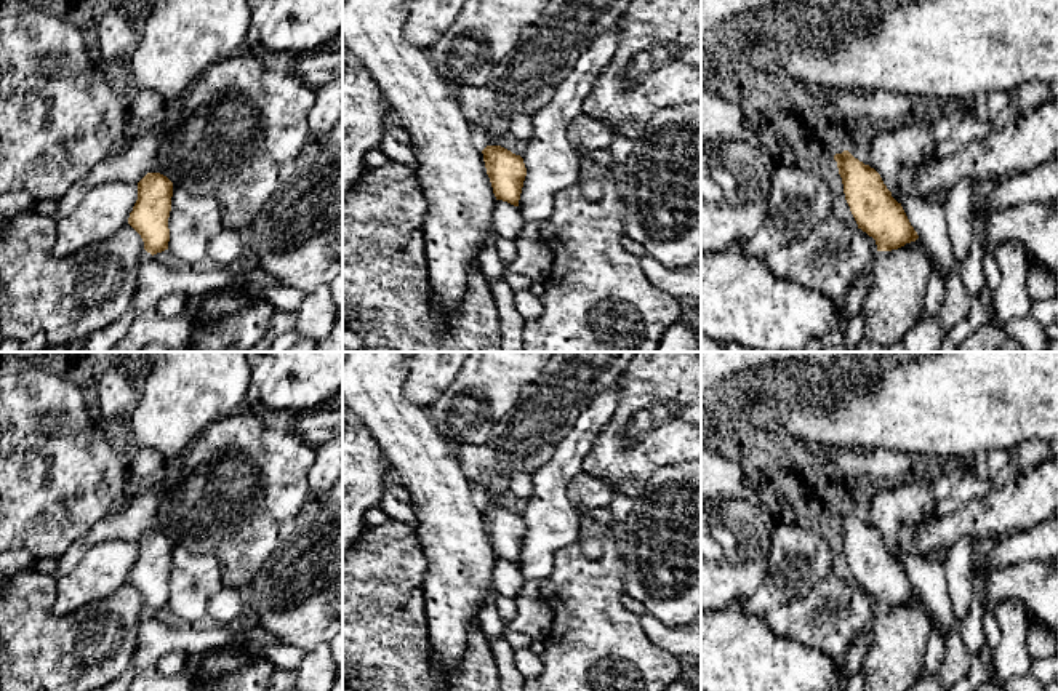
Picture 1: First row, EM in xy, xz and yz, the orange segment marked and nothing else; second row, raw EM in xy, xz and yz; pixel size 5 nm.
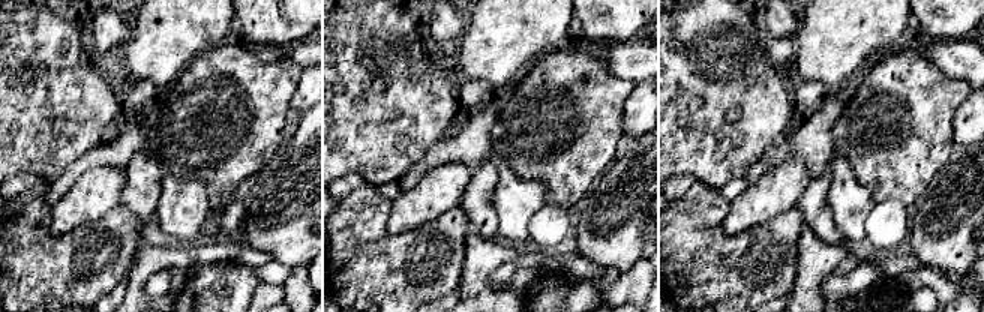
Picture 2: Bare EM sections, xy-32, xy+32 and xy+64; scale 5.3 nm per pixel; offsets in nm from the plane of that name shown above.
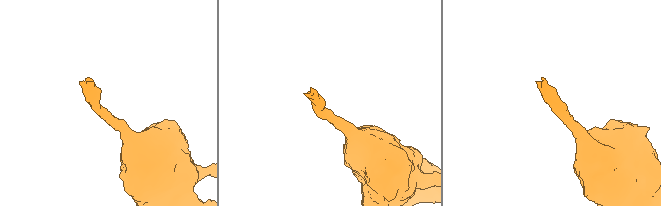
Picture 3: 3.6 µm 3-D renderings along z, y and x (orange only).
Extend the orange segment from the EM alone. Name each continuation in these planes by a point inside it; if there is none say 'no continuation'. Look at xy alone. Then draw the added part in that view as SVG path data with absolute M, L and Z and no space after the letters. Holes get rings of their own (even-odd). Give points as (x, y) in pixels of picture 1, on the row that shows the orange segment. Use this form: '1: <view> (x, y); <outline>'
no continuation

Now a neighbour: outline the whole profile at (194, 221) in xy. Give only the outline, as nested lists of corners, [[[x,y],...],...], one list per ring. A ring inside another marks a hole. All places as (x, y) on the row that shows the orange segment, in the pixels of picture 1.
[[[173,187],[168,229],[168,250],[184,266],[206,264],[206,246],[222,229],[218,202],[210,197],[194,197],[181,187]]]

